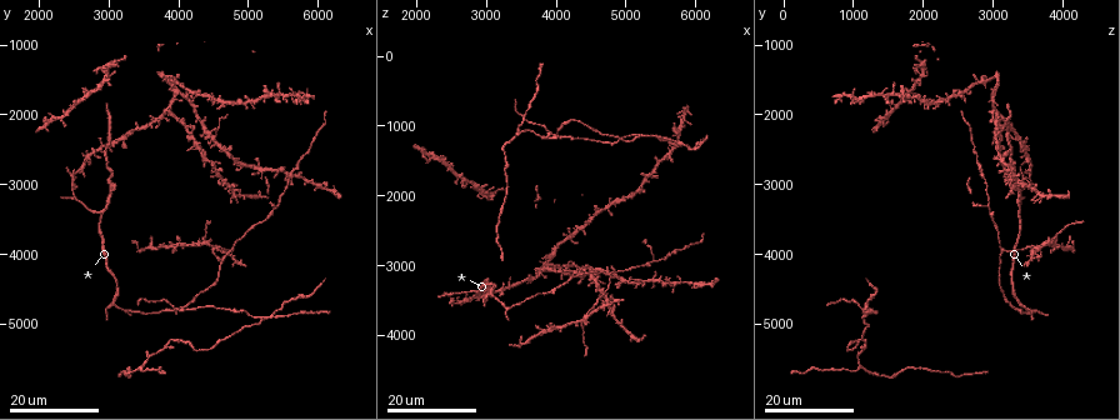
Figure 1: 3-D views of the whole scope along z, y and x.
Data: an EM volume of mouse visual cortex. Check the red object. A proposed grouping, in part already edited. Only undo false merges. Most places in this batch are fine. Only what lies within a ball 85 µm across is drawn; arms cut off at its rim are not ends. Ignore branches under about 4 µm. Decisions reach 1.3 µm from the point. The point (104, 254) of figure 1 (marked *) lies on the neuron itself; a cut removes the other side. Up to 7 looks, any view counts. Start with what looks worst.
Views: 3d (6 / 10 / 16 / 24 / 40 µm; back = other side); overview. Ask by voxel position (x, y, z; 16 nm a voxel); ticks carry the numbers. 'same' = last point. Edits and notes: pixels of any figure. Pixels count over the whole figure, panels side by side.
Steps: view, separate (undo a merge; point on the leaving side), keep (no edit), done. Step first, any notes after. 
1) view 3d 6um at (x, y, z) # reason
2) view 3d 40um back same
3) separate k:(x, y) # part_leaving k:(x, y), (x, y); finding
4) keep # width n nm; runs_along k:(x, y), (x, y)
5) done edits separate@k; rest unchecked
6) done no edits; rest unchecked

view 3d 16um at (4400, 3850, 3800) # two arms in line, one across

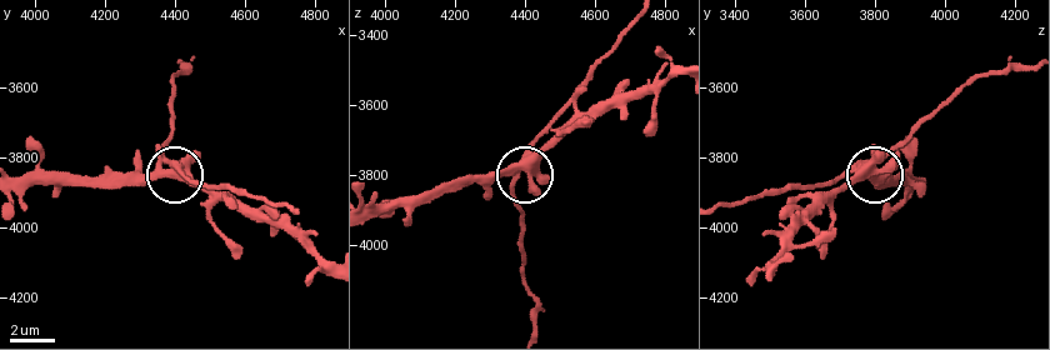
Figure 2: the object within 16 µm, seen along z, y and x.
view 3d 10um at (4350, 3840, 3790)

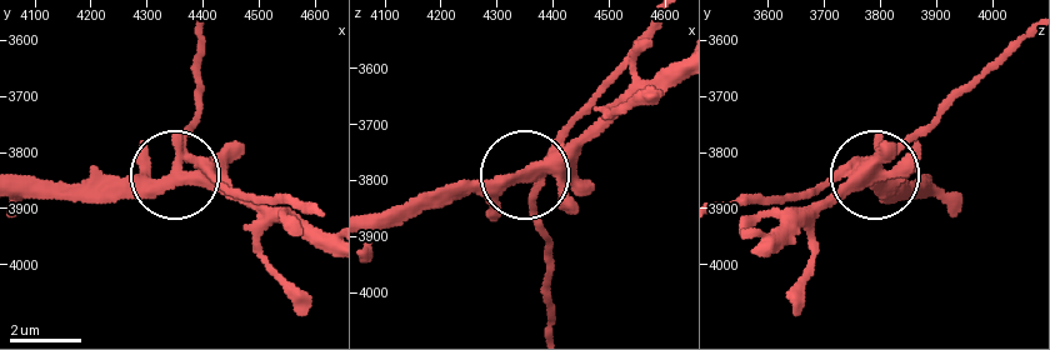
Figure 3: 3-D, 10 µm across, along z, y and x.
keep # arms 3; runs_along 3:(316, 213), (179, 179), (173, 164), (196, 95); all the same neuron

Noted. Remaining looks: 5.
view 3d 16um at (4500, 2300, 3050) # three-way junction

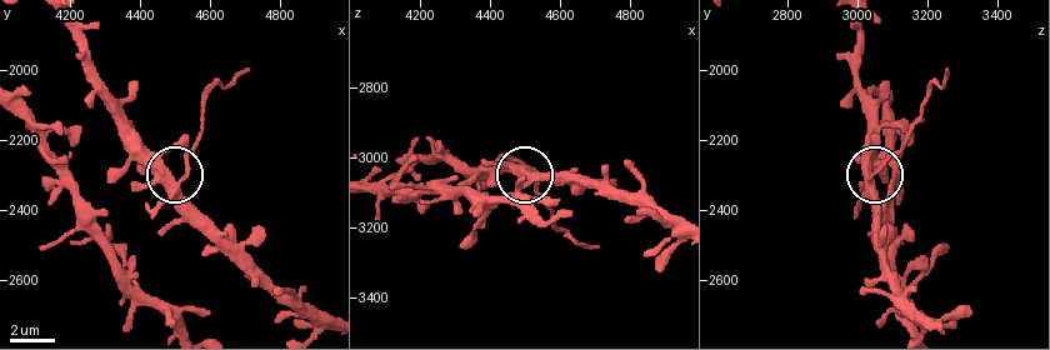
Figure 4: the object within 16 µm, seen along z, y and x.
view 3d 10um at (4530, 2300, 3050)

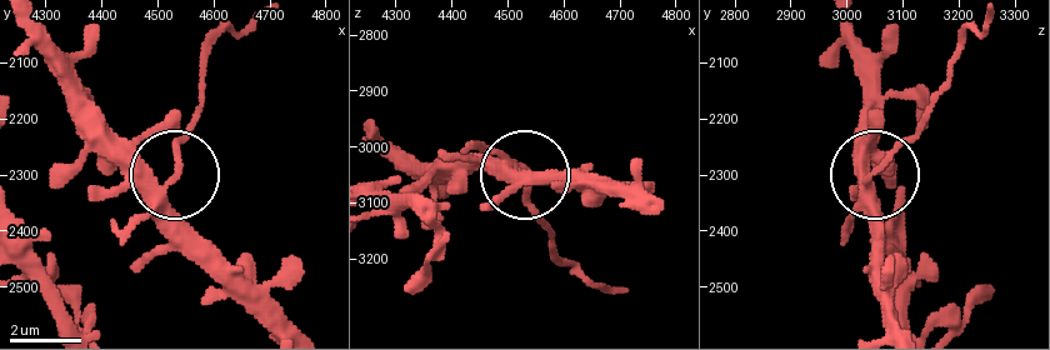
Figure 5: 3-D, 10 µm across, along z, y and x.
separate 5:(116, 231) # arms 3; part_leaving 5:(159, 200), (191, 131), (210, 50), (258, 20); a second neuron is stuck on

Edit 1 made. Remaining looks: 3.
view 3d 16um at (5400, 3300, 2900) # three-way junction

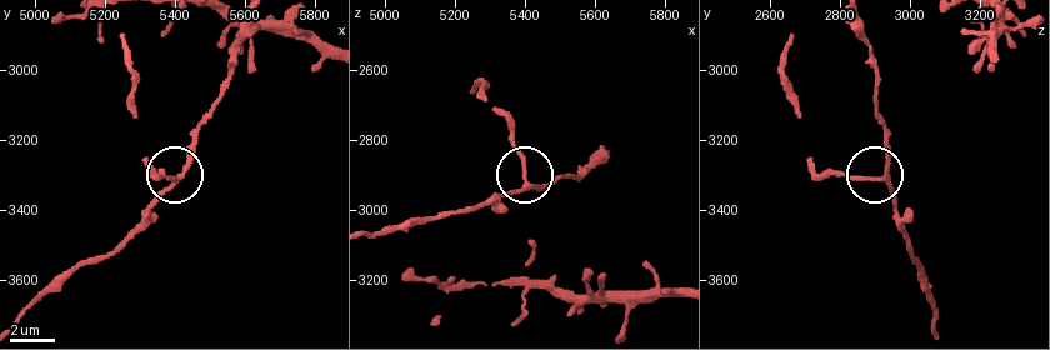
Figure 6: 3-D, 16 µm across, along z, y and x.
view 3d 6um at (5410, 3310, 2910)

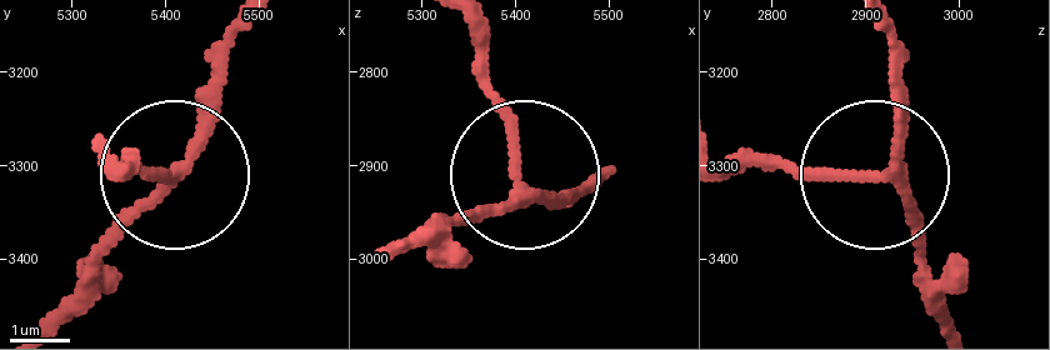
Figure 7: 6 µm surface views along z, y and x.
keep # arms 3; runs_along 7:(389, 253), (509, 188), (514, 128), (484, 68), (484, 24); one neuron here

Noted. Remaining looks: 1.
done edits separate@5; rest unchecked

